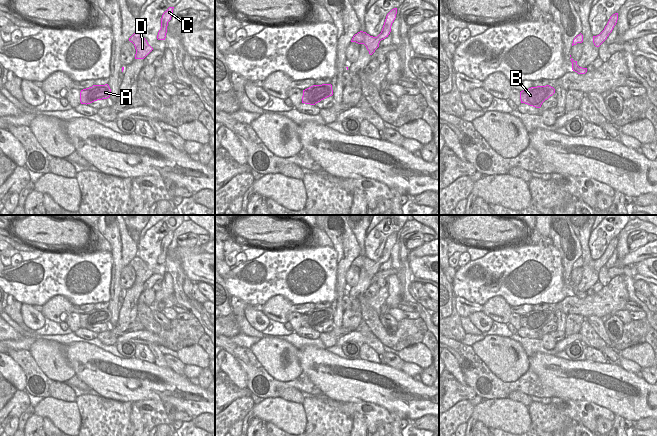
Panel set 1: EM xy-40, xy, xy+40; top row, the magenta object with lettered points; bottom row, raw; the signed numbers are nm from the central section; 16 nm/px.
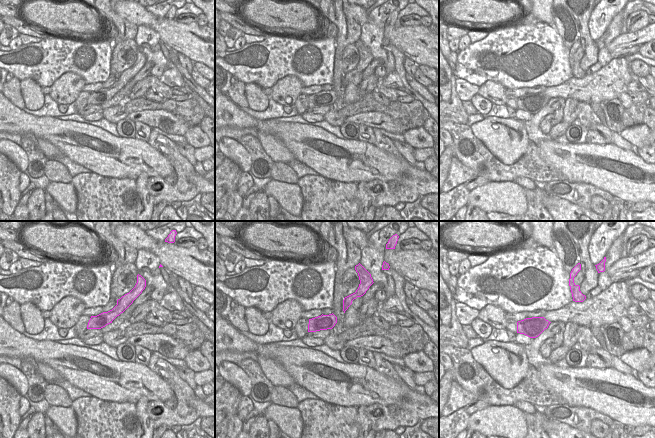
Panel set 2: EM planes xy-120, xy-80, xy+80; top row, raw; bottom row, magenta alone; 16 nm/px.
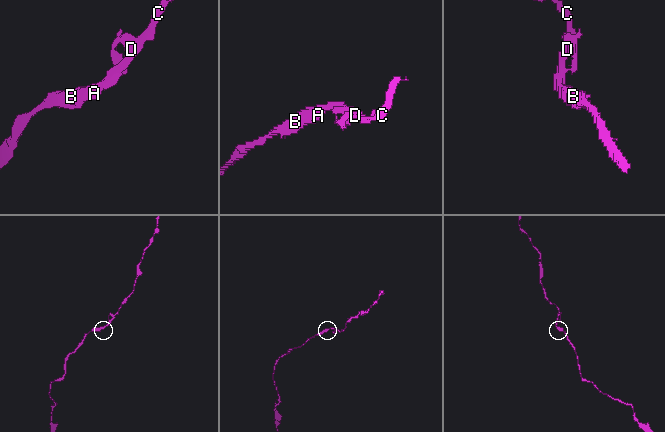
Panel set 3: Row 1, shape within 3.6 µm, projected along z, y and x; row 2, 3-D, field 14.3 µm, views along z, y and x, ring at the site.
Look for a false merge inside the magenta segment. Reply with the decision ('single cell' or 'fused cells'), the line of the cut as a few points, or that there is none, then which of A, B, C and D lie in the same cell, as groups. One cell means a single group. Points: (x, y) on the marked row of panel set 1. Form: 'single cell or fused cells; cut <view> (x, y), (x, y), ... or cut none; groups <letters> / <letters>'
single cell; cut none; groups A B C D

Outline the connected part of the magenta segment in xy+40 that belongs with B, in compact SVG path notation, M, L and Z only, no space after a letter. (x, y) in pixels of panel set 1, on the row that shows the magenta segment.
M549 85L531 87L520 92L521 103L540 108L542 103L555 93Z

